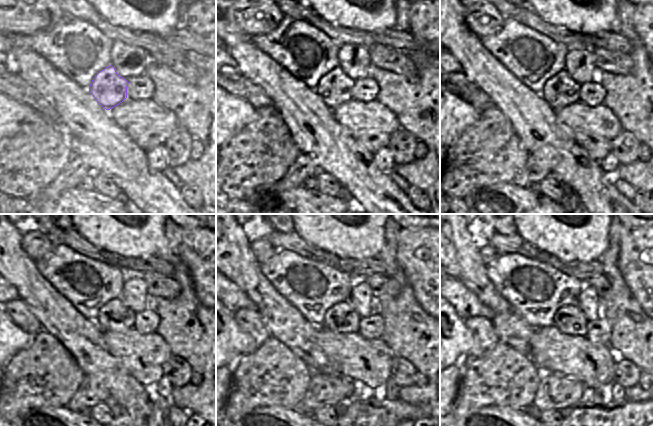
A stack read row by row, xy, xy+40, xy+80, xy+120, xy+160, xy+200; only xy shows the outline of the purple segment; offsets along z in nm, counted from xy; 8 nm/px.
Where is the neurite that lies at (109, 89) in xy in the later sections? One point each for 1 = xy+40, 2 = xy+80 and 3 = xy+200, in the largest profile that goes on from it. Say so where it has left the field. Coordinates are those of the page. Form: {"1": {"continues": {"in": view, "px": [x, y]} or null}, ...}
{"1": {"continues": {"in": "xy+40", "px": [334, 88]}}, "2": {"continues": {"in": "xy+80", "px": [559, 91]}}, "3": {"continues": {"in": "xy+200", "px": [571, 322]}}}

